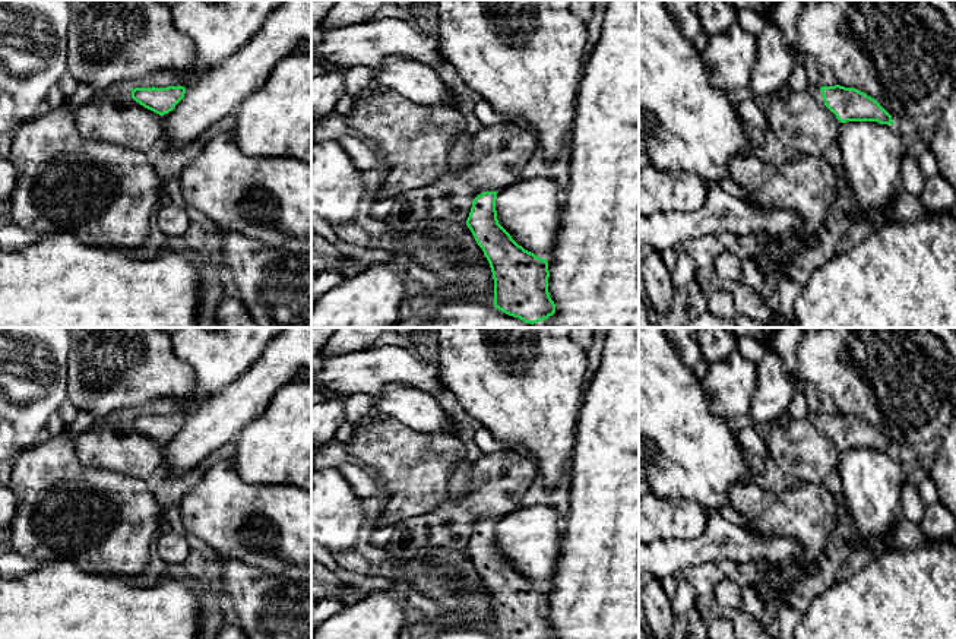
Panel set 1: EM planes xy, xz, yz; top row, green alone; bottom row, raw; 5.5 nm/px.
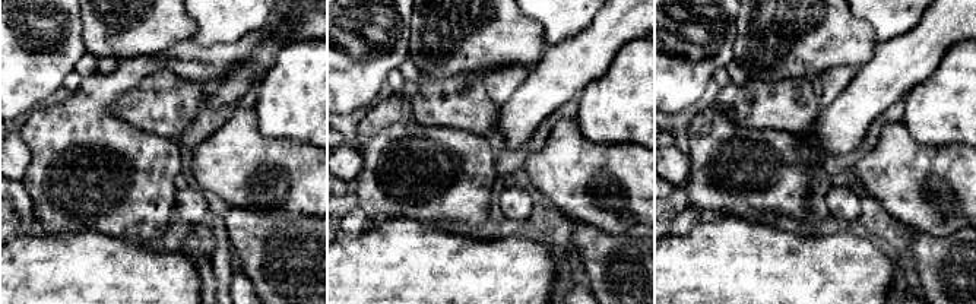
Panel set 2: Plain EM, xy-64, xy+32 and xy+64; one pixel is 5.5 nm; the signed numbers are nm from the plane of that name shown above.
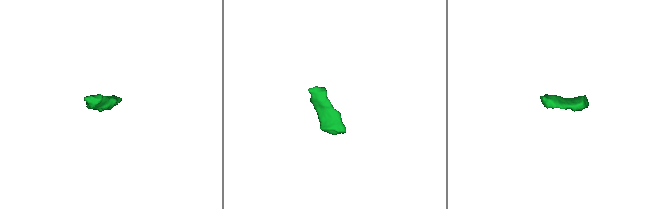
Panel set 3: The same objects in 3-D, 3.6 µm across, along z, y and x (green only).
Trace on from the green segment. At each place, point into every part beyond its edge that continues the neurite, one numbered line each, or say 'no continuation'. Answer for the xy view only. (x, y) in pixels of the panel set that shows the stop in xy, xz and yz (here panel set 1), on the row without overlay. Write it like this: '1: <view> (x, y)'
no continuation

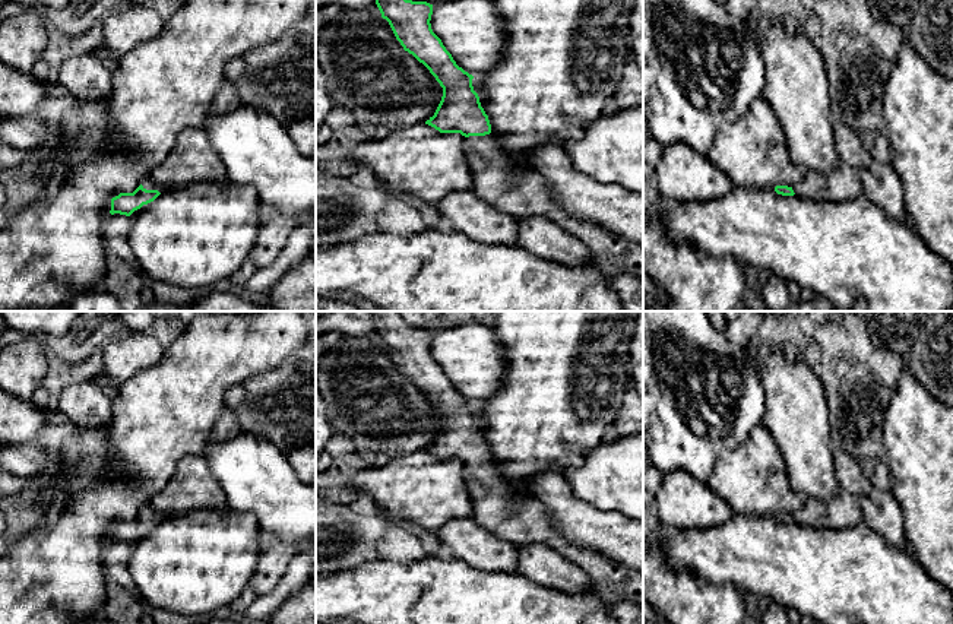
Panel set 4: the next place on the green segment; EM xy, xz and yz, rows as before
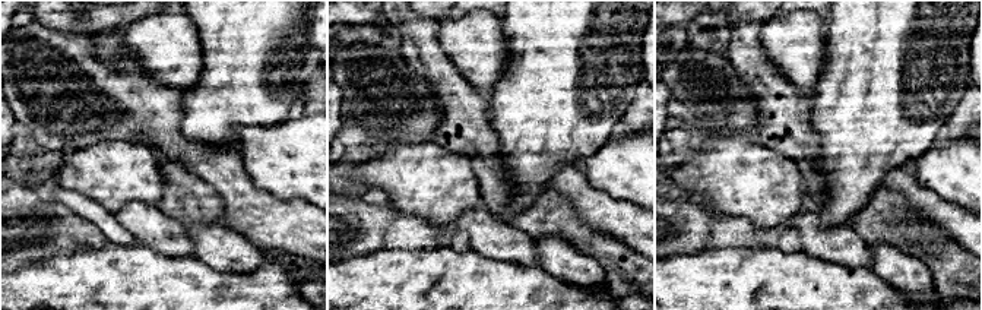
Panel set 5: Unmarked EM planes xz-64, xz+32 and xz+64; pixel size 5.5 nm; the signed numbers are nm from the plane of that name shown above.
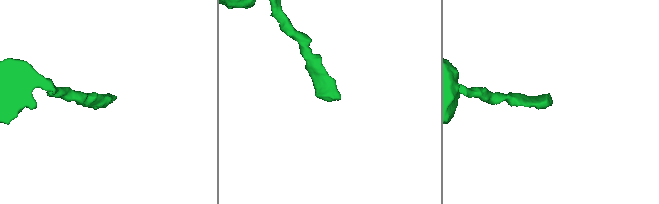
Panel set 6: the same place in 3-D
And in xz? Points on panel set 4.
1: xz (521, 520)

